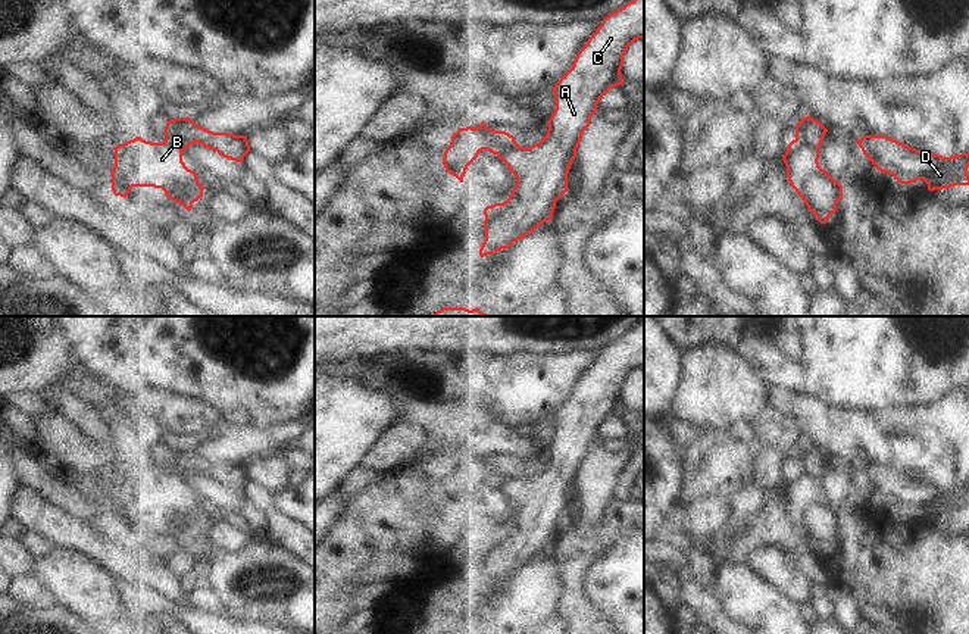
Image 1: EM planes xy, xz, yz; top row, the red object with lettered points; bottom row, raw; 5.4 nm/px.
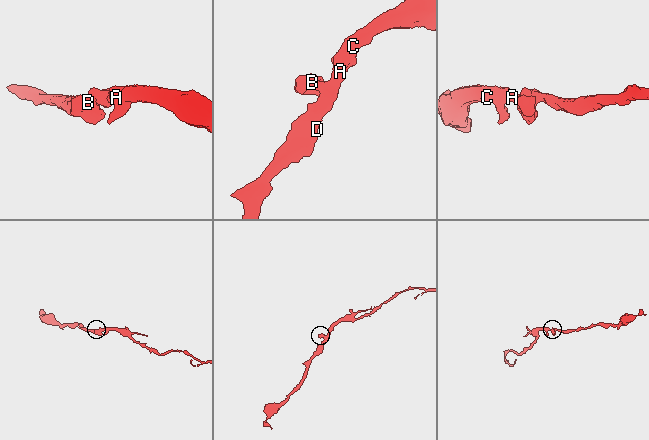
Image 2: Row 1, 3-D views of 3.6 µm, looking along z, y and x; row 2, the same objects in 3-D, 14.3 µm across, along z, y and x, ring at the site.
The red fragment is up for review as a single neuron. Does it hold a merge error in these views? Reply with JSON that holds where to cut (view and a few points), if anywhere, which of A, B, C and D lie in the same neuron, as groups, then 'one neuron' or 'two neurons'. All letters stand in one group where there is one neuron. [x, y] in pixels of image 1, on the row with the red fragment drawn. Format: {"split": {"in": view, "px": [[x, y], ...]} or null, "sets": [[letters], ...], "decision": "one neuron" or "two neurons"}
{"split": {"in": "yz", "px": [[794, 140], [818, 155]]}, "sets": [["A", "C", "D"], ["B"]], "decision": "two neurons"}

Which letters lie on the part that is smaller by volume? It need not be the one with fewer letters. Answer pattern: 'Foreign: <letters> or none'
Foreign: B

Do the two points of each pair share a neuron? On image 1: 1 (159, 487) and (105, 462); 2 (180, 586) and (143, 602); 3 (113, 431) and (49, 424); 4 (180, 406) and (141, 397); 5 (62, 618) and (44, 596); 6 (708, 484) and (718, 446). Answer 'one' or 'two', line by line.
1: two
2: two
3: two
4: one
5: two
6: one

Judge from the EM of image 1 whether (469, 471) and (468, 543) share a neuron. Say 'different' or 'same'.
different

